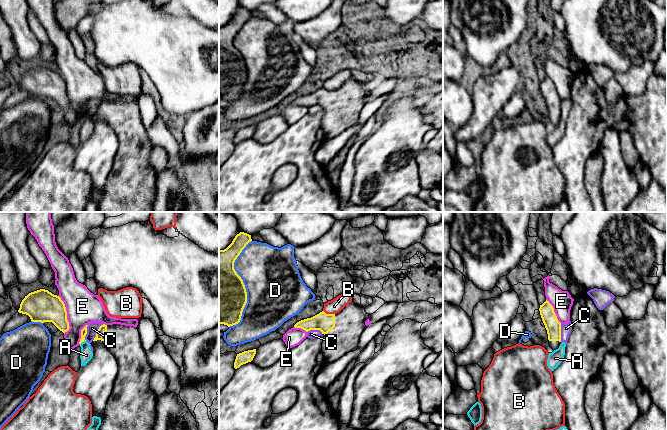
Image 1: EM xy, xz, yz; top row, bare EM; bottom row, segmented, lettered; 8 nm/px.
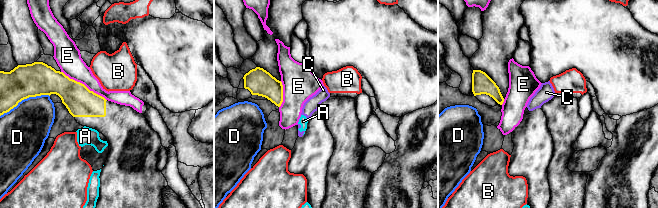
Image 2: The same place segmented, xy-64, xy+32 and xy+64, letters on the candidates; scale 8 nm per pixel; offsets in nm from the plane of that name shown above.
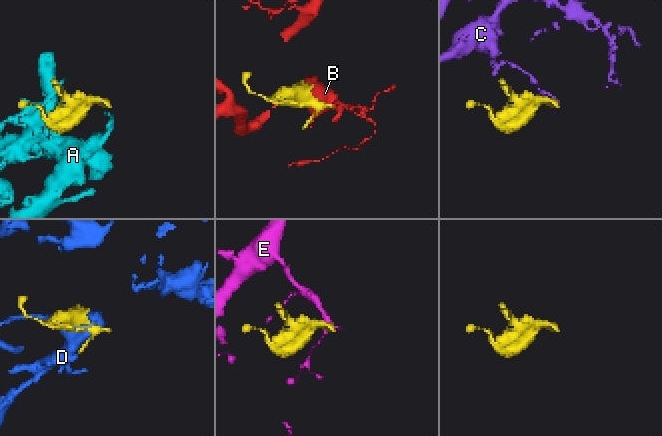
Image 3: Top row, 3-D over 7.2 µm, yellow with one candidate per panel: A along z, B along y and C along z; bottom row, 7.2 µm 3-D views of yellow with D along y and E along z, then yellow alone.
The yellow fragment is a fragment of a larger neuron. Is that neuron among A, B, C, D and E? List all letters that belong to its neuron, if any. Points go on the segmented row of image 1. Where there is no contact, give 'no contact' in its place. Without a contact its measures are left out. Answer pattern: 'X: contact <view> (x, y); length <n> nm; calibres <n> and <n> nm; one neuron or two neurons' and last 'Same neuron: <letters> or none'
A: contact xy (82, 341); length 60 nm; calibres 50 and 100 nm; two neurons
B: contact xz (329, 314); length 100 nm; calibres 150 and 120 nm; two neurons
C: contact xy (97, 332); length 160 nm; calibres 90 and 90 nm; two neurons
D: contact xz (244, 286); length 750 nm; calibres 440 and 460 nm; two neurons
E: contact xy (66, 314); length 320 nm; calibres 260 and 280 nm; two neurons
Same neuron: none

